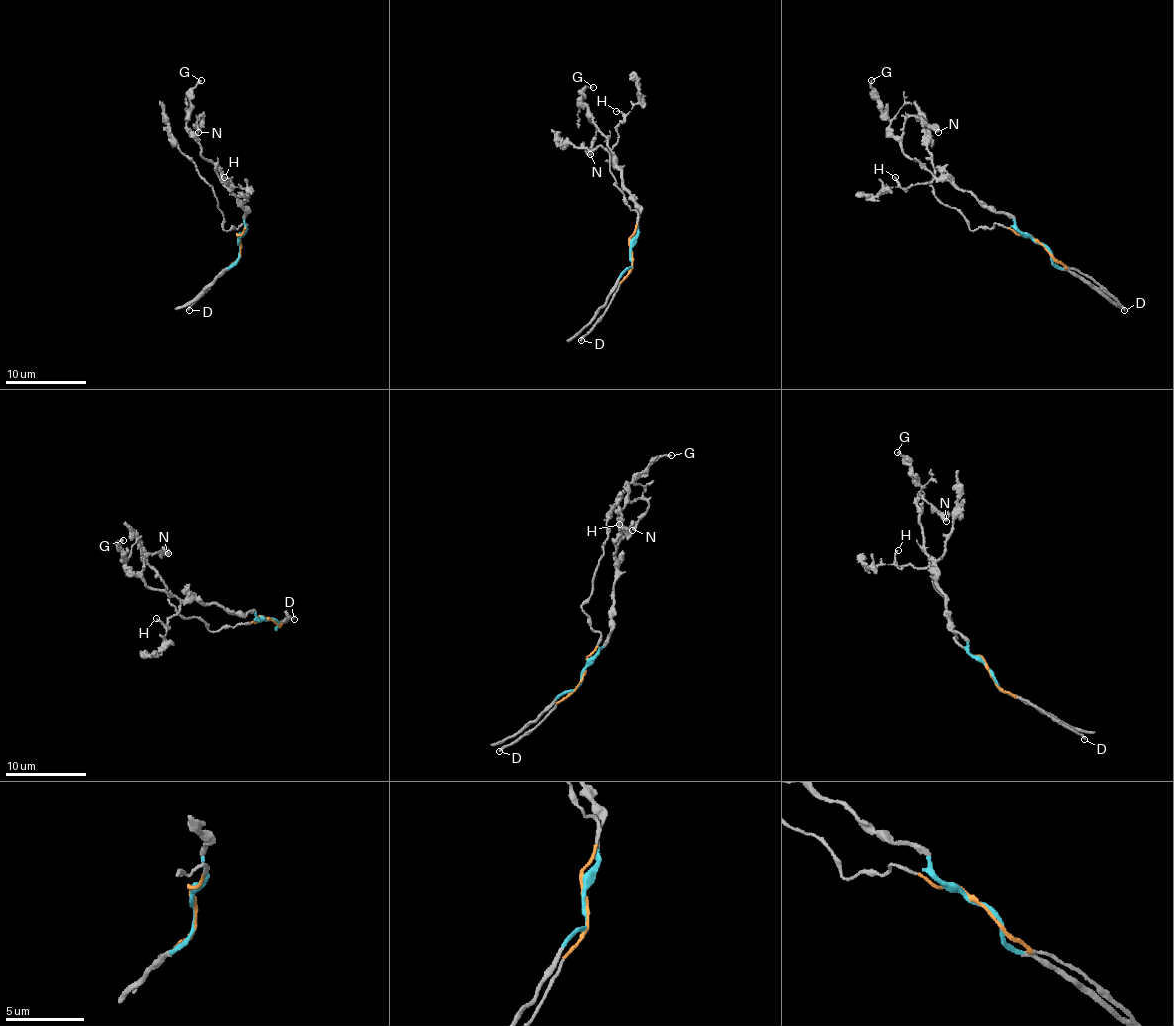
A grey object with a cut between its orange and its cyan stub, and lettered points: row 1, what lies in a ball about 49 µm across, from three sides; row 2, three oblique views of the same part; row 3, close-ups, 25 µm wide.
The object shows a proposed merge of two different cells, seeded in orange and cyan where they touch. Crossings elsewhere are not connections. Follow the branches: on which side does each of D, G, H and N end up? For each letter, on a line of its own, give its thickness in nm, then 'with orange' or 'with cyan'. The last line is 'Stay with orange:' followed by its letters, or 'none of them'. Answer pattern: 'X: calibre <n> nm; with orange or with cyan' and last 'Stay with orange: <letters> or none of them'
D: calibre 200 nm; with orange
G: calibre 180 nm; with cyan
H: calibre 130 nm; with cyan
N: calibre 320 nm; with cyan
Stay with orange: D

